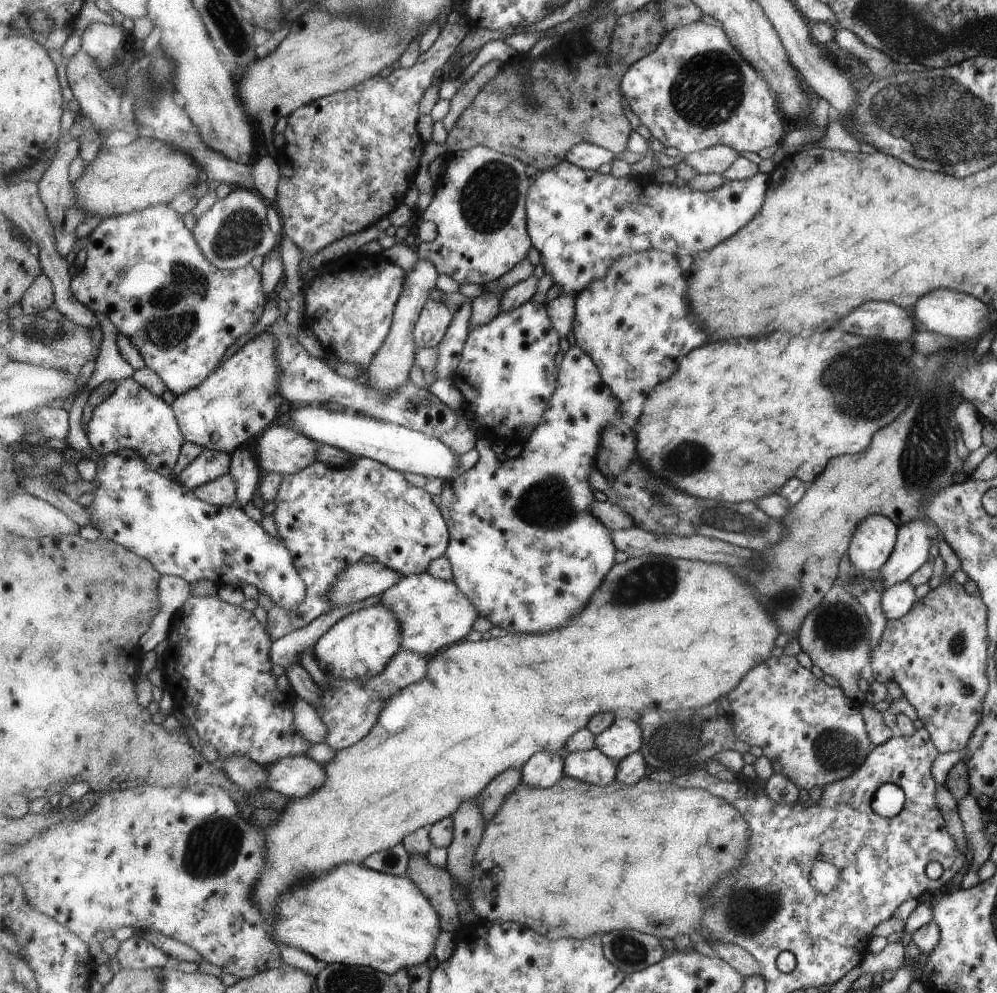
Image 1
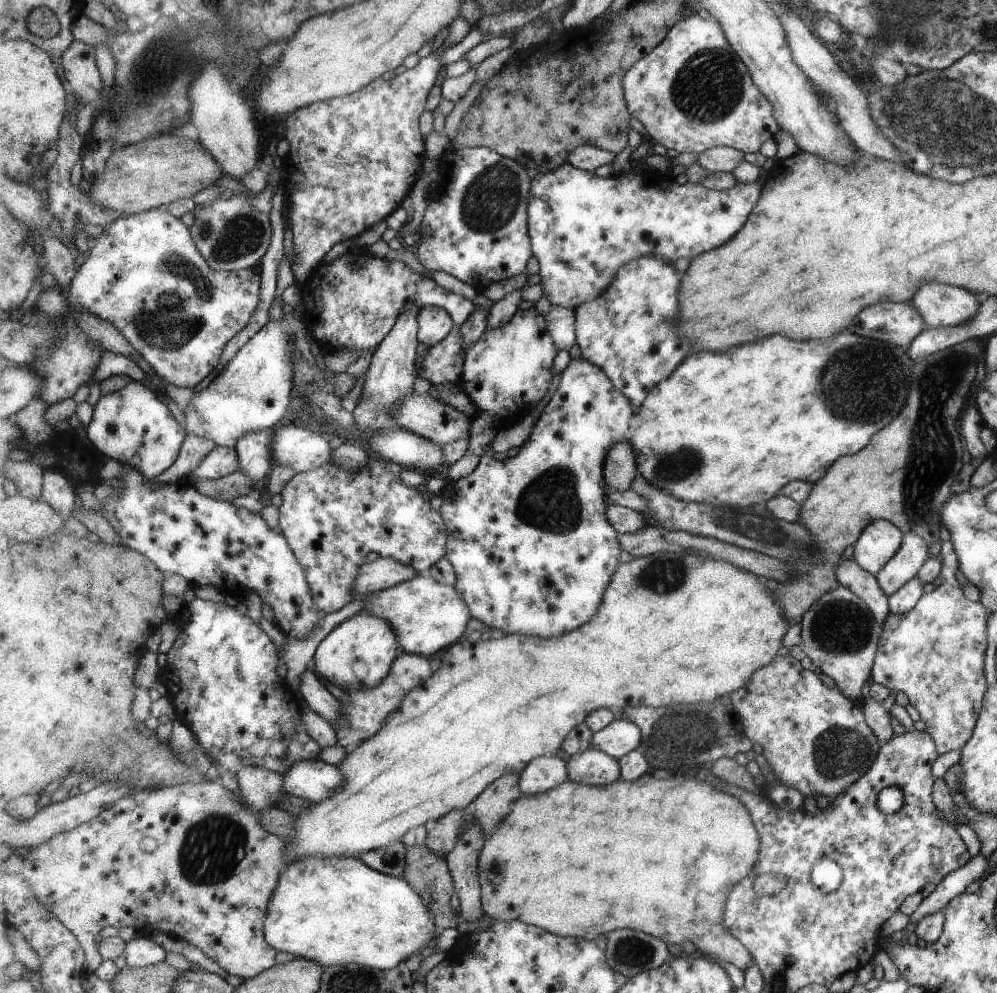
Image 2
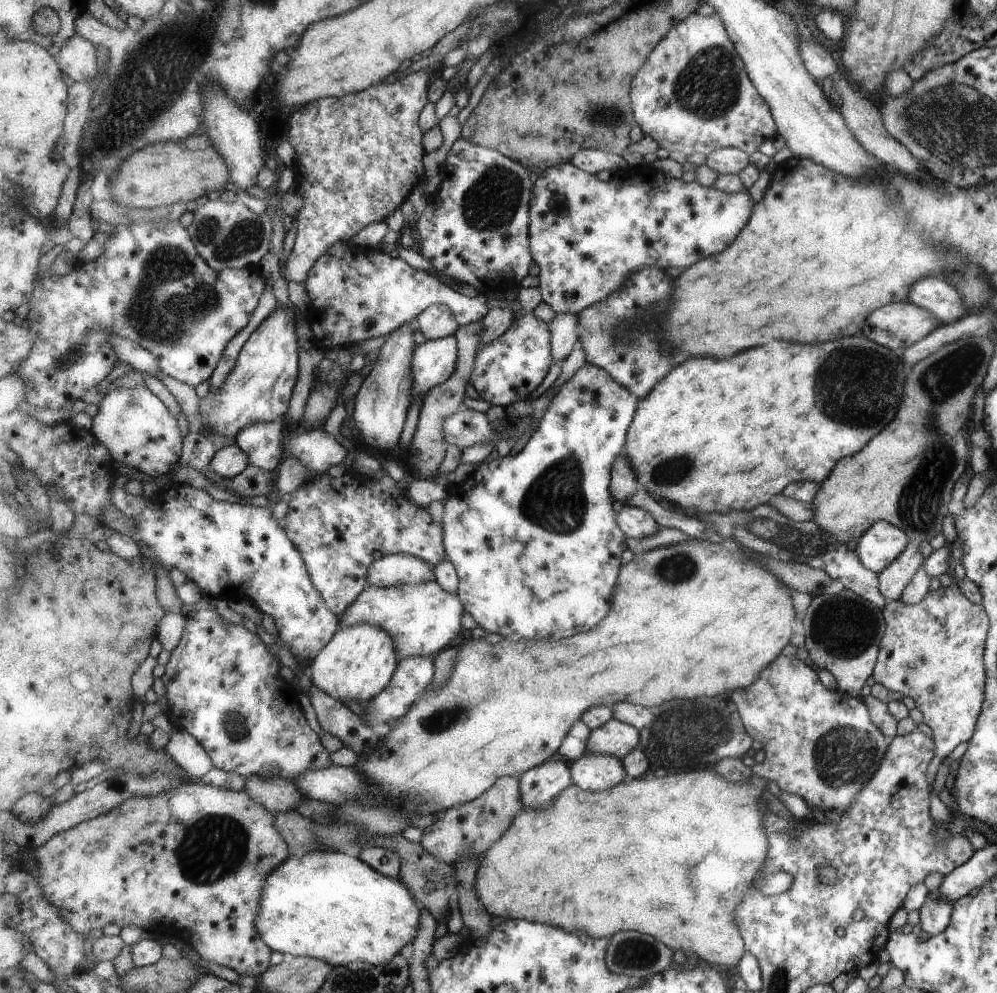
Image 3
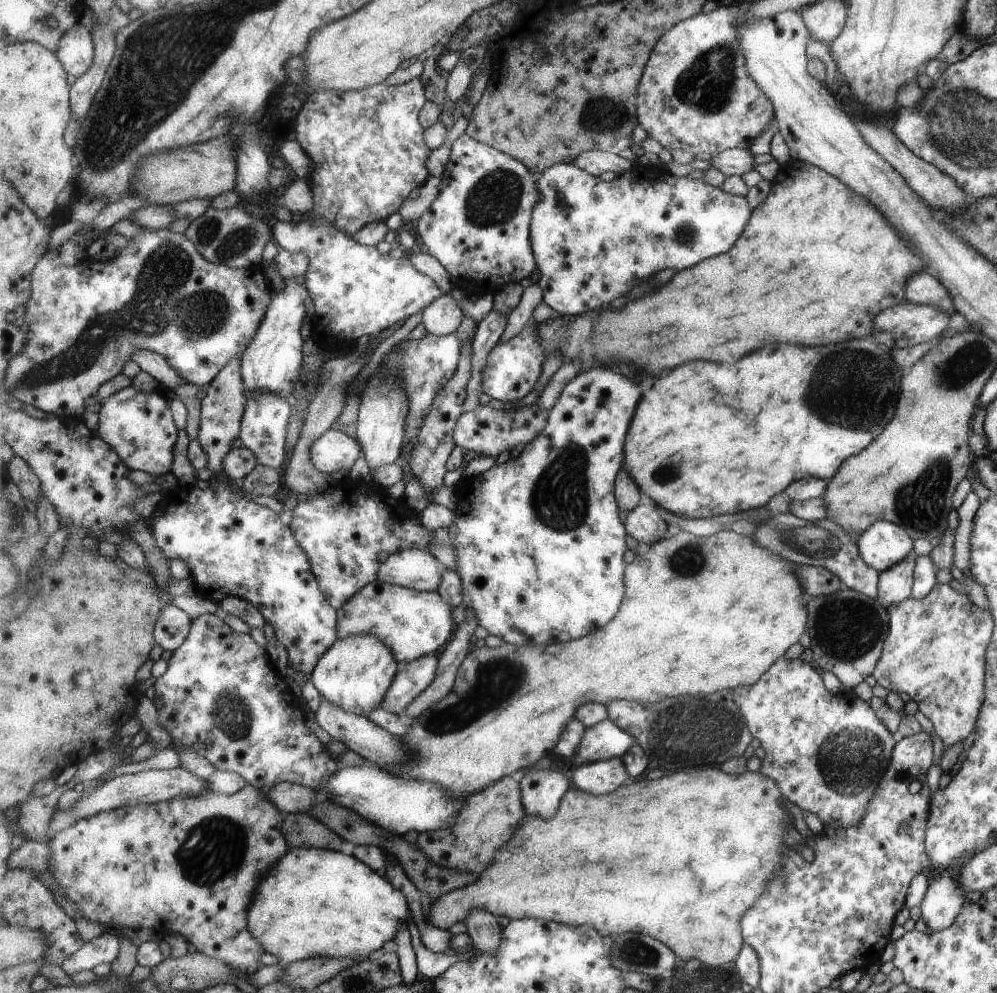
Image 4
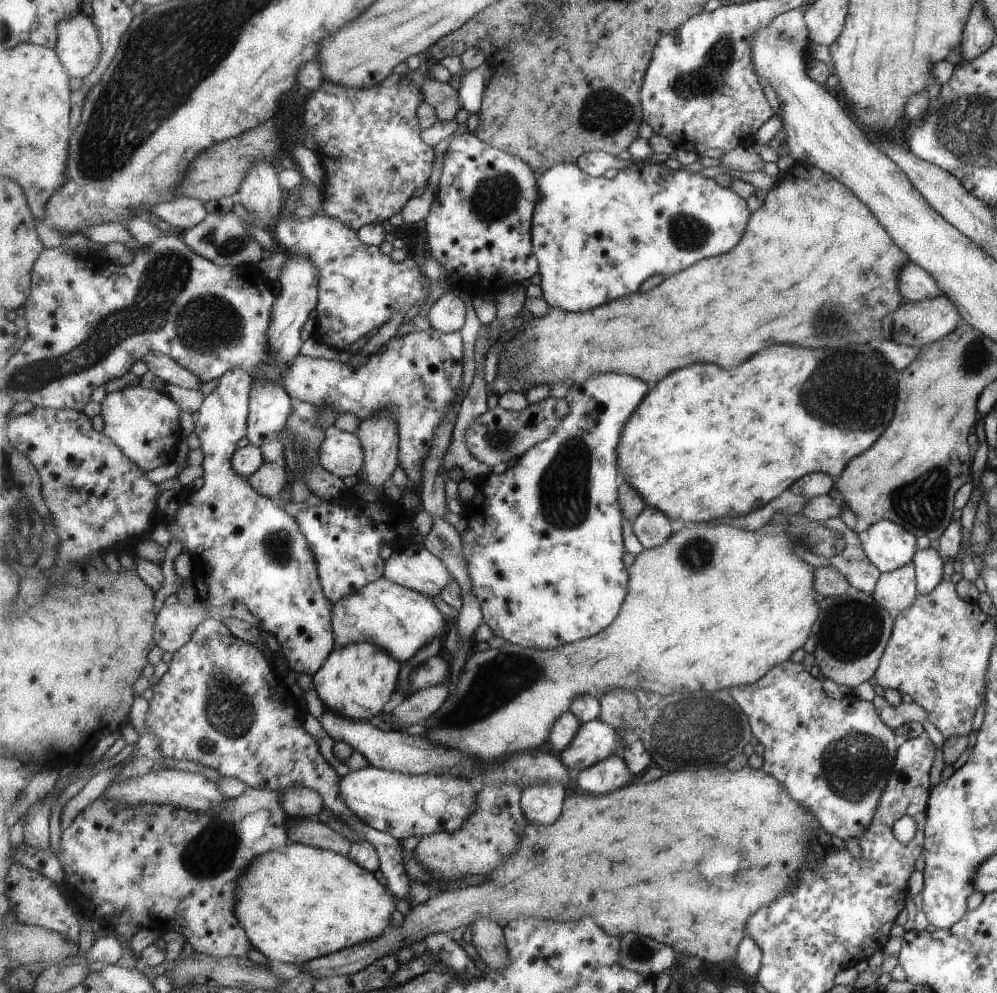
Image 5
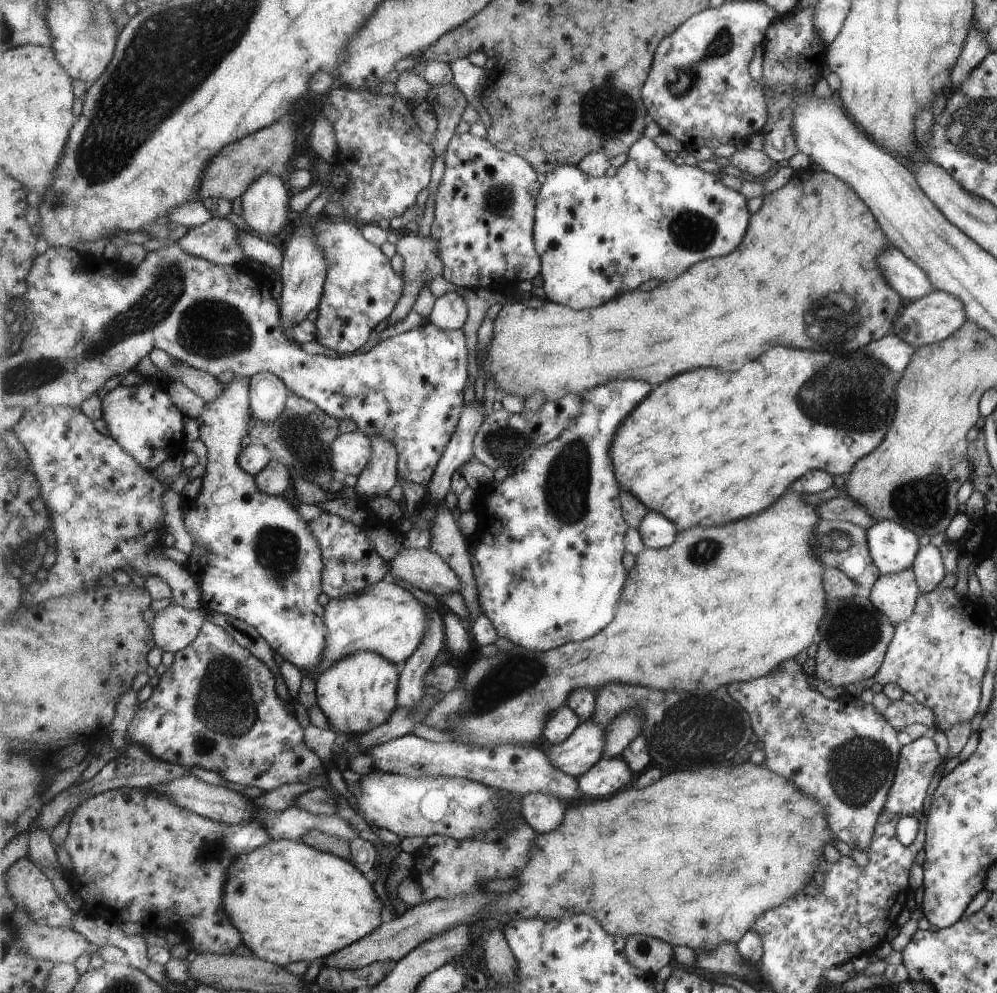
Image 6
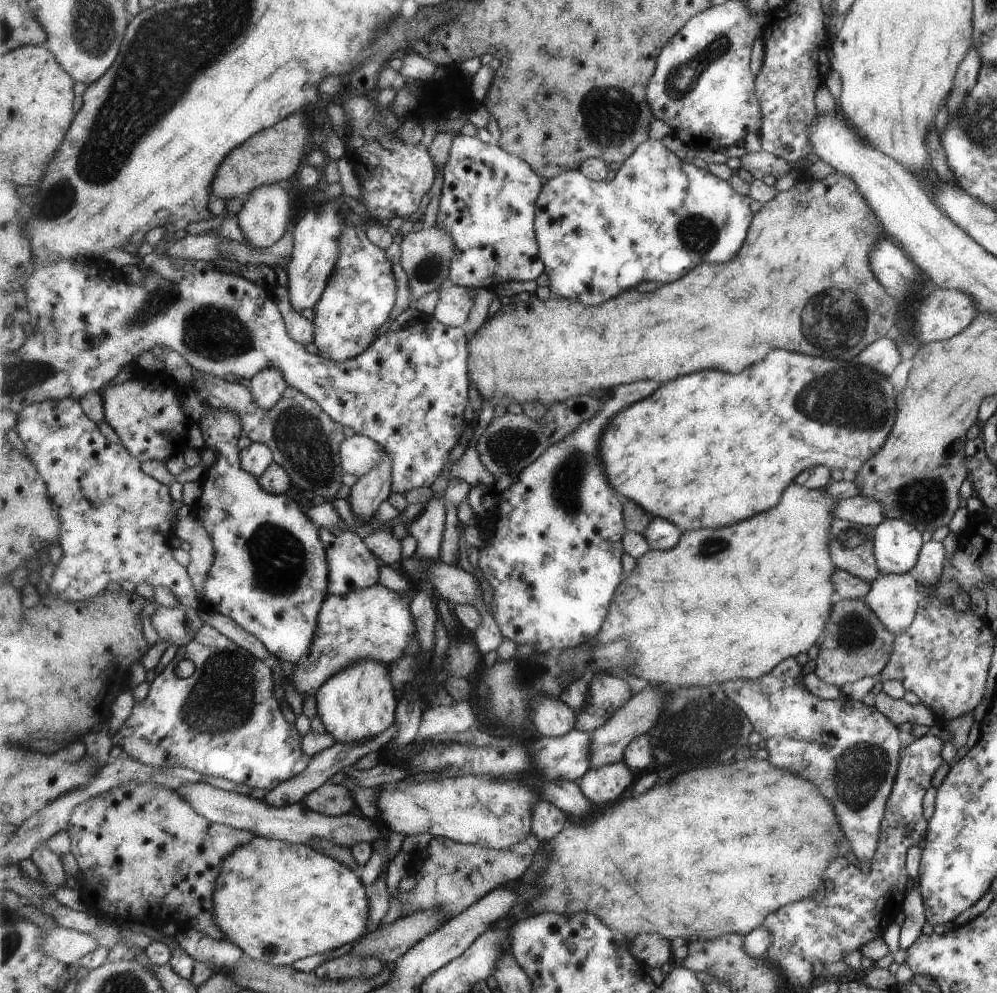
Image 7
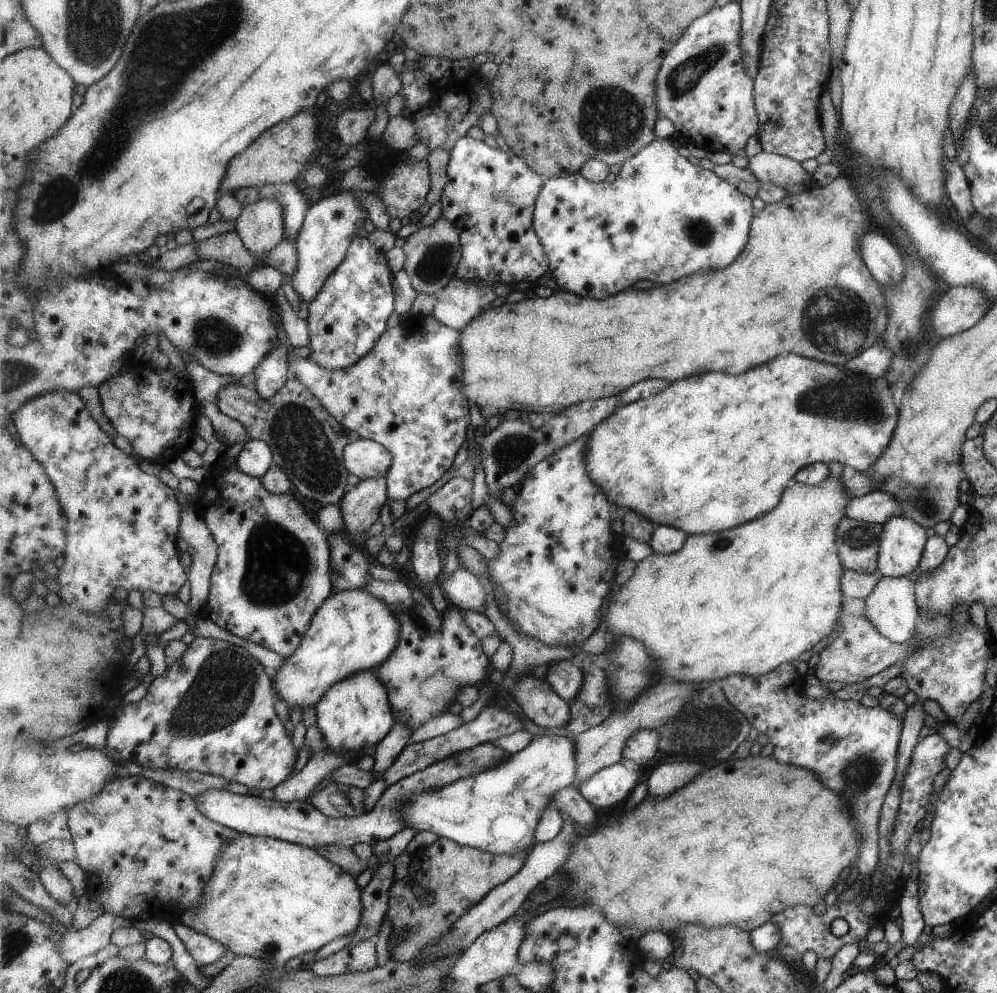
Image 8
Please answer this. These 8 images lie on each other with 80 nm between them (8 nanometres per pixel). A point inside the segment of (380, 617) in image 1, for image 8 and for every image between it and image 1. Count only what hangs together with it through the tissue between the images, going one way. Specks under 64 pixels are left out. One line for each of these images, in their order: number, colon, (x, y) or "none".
2: (359, 652)
3: (359, 662)
4: (356, 673)
5: (357, 681)
6: (358, 693)
7: (359, 703)
8: (356, 714)

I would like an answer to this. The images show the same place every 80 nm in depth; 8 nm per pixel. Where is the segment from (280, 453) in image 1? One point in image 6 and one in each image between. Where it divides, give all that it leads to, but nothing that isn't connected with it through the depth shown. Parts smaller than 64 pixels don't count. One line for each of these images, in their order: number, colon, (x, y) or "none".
2: (304, 450)
3: (318, 450)
4: (334, 451)
5: (342, 453)
6: (351, 452)

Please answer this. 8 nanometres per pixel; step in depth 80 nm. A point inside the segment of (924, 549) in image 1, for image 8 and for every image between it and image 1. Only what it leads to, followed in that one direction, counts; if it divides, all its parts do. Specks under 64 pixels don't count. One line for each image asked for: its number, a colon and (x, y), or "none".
2: (912, 553)
3: (892, 581)
4: (894, 585)
5: (896, 590)
6: (894, 594)
7: (893, 598)
8: (891, 606)

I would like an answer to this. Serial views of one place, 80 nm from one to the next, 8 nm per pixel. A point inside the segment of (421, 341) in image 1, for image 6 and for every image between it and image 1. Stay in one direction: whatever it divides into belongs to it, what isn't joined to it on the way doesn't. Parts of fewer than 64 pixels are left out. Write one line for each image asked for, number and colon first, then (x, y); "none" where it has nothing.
2: (435, 323)
3: (438, 321)
4: (443, 316)
5: (448, 313)
6: (450, 312)

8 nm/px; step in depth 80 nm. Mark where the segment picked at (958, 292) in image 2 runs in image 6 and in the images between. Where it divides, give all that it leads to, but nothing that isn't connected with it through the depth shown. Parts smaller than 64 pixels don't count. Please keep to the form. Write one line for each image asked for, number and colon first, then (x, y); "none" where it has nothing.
3: (944, 303)
4: (921, 288)
5: (915, 284)
6: (904, 276)

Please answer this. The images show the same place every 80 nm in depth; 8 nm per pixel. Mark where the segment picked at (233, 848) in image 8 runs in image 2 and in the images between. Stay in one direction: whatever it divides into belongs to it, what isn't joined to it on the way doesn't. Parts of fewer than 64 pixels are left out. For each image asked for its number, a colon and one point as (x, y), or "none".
2: (335, 911)
3: (325, 904)
4: (319, 902)
5: (297, 903)
6: (290, 901)
7: (282, 901)

